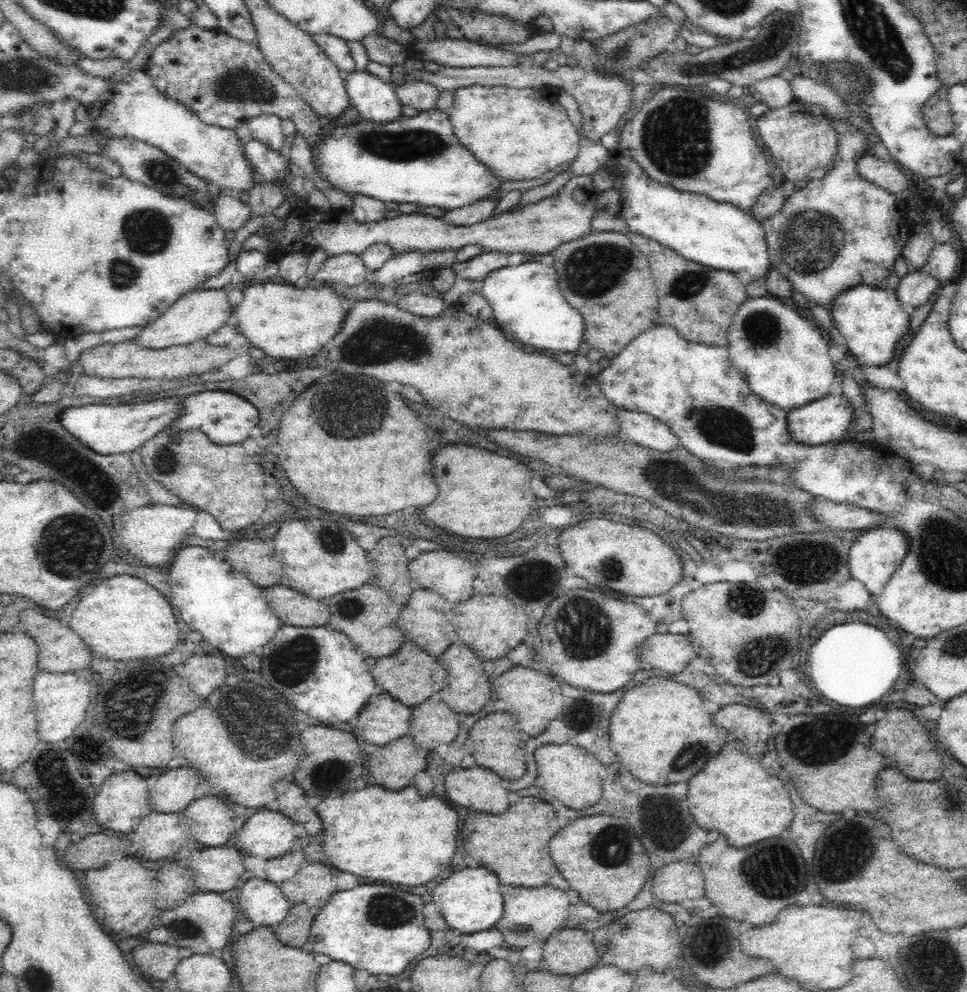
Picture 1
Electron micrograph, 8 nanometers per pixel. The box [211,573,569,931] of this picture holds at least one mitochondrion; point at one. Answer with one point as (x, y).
(256, 726)

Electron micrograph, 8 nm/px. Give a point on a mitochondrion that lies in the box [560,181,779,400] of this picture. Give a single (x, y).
(592, 270)

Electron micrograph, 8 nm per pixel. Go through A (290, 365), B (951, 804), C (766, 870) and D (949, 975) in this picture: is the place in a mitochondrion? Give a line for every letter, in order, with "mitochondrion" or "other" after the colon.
A: other
B: mitochondrion
C: mitochondrion
D: mitochondrion

